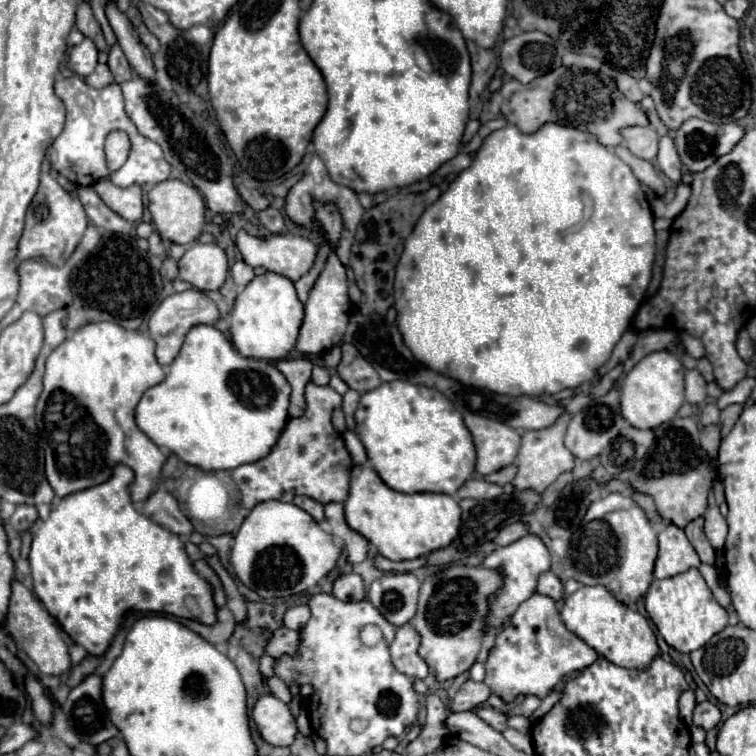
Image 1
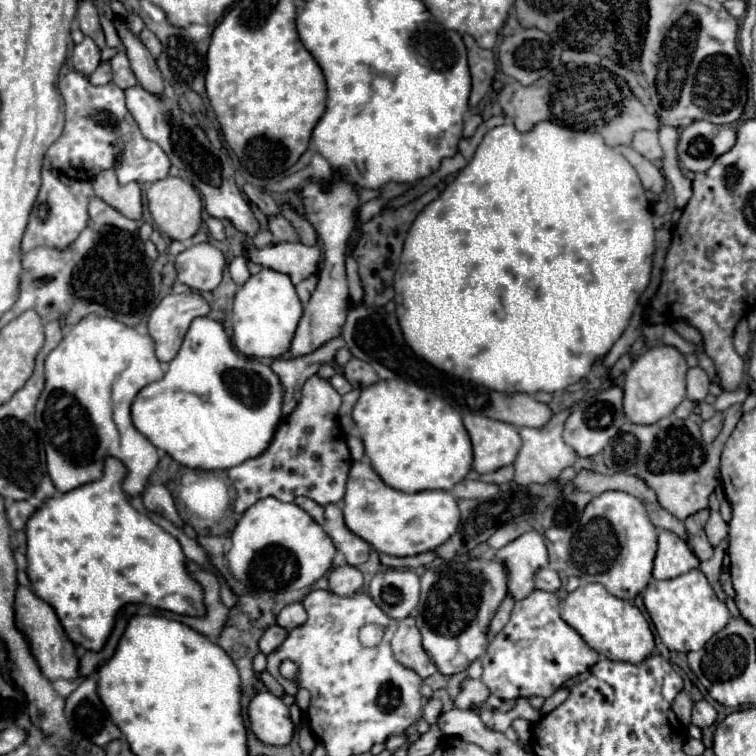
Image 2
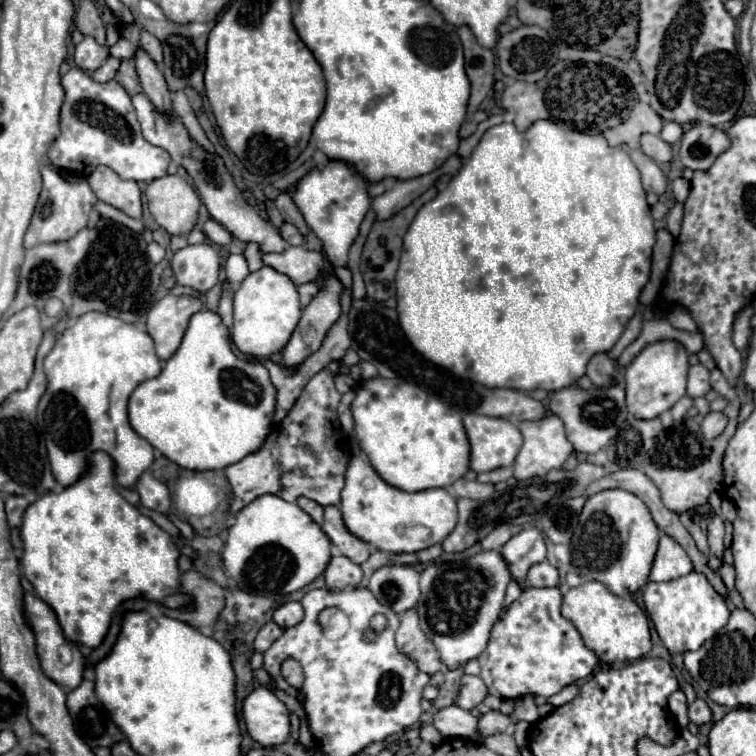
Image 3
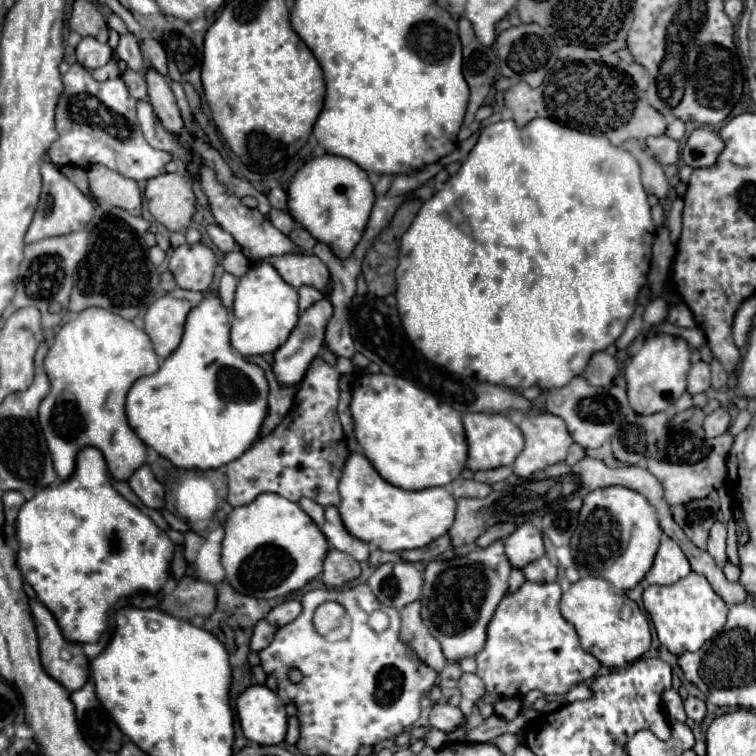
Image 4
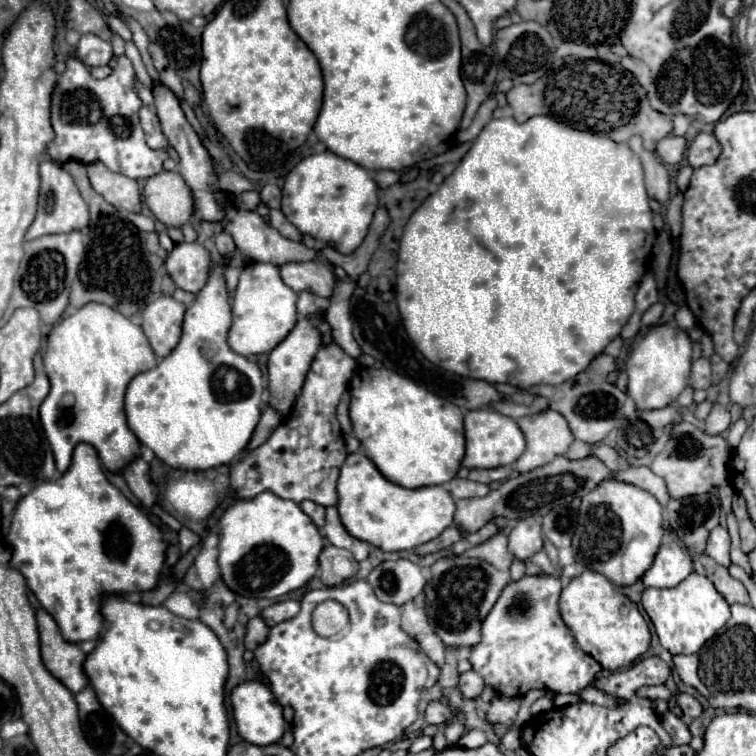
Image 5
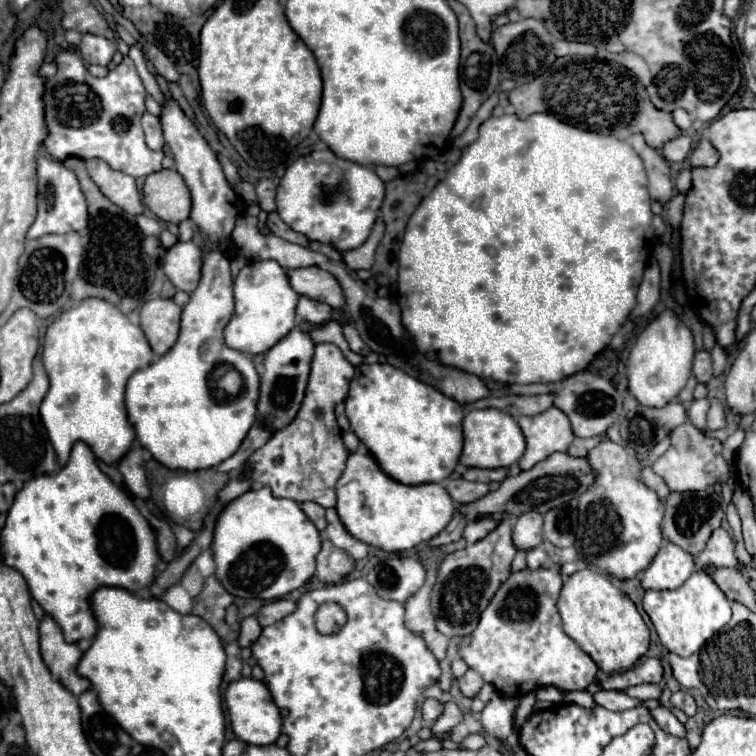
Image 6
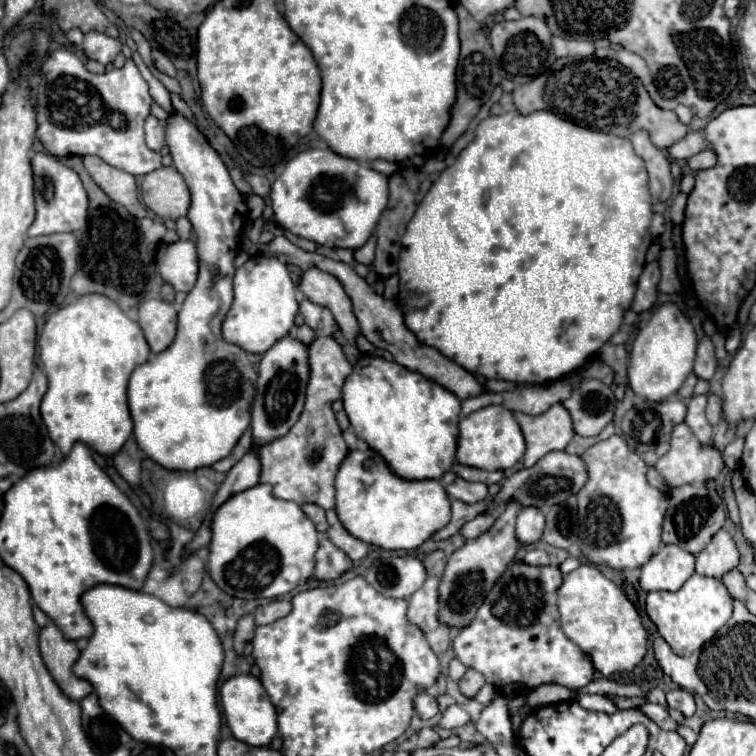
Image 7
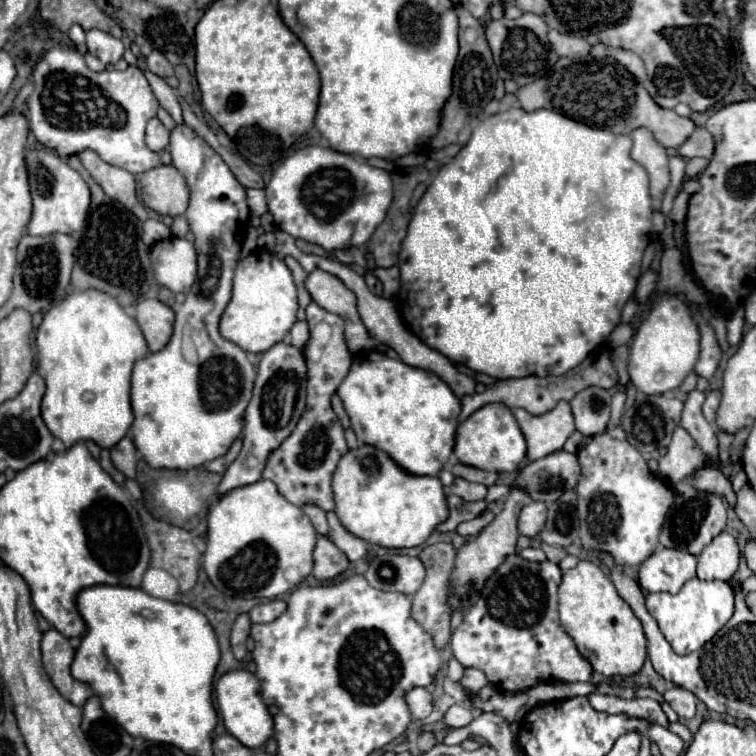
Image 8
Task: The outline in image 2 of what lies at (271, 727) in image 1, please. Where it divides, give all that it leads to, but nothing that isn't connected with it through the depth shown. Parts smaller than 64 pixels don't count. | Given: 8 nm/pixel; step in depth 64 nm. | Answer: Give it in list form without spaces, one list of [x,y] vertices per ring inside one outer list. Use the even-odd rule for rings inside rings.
[[[258,692],[248,708],[252,732],[264,742],[274,746],[290,744],[294,736],[294,724],[290,720],[288,706],[270,692]]]

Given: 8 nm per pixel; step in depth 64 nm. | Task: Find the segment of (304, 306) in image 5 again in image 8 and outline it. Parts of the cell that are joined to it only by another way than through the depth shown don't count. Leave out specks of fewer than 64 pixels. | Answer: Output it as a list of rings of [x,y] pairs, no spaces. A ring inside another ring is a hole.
[[[310,302],[306,306],[306,322],[310,330],[314,330],[318,324],[324,324],[326,328],[318,338],[324,342],[308,342],[308,350],[304,348],[306,364],[308,364],[308,402],[306,412],[292,430],[292,434],[268,454],[266,468],[262,472],[262,478],[272,480],[278,486],[278,492],[292,504],[304,506],[304,504],[316,504],[322,510],[334,510],[334,494],[332,494],[332,474],[338,466],[338,460],[348,452],[344,430],[332,412],[330,398],[338,390],[344,376],[350,372],[352,354],[346,348],[344,340],[344,320],[324,308],[320,308],[316,302]]]

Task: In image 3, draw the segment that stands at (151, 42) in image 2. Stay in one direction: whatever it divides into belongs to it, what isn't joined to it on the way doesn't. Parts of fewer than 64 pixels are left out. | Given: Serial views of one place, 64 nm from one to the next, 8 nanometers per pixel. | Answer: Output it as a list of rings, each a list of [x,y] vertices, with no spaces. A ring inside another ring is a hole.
[[[142,30],[142,36],[140,36],[140,46],[148,52],[148,56],[158,64],[162,66],[162,48],[160,48],[160,42],[154,34]]]

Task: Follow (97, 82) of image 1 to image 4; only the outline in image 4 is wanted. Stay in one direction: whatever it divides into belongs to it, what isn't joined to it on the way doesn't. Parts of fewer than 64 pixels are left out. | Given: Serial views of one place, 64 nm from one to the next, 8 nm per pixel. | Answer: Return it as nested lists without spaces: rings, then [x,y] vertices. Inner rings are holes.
[[[112,58],[106,66],[102,66],[102,68],[96,68],[96,70],[92,70],[90,74],[96,78],[96,80],[110,80],[110,78],[116,78],[118,76],[118,58]]]

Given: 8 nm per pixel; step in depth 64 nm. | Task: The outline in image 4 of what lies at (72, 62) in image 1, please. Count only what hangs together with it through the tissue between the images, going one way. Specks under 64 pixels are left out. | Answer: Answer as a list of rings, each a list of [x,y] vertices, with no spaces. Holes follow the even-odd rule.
[[[82,38],[82,42],[76,46],[76,60],[86,70],[94,70],[104,66],[112,56],[112,48],[108,44],[100,44],[96,38]]]

